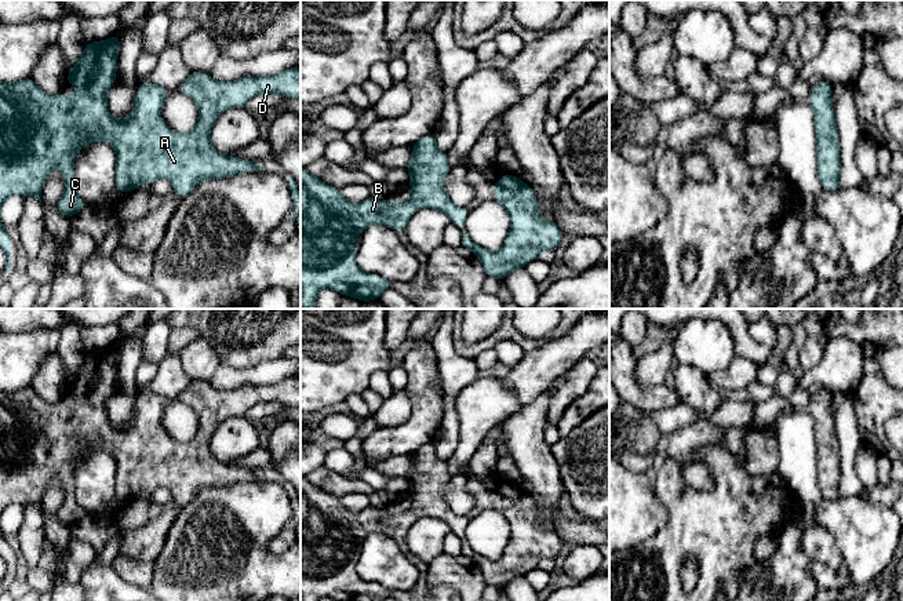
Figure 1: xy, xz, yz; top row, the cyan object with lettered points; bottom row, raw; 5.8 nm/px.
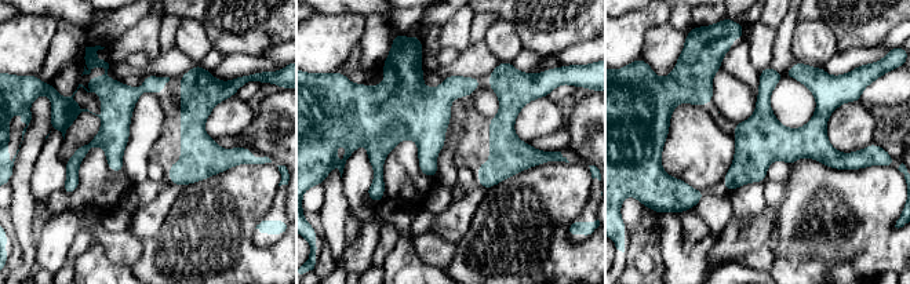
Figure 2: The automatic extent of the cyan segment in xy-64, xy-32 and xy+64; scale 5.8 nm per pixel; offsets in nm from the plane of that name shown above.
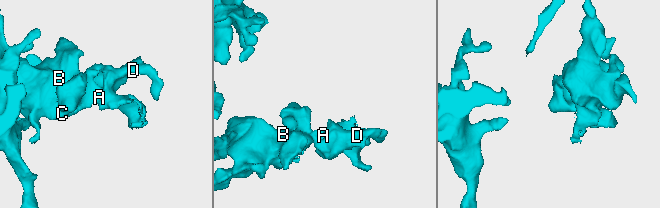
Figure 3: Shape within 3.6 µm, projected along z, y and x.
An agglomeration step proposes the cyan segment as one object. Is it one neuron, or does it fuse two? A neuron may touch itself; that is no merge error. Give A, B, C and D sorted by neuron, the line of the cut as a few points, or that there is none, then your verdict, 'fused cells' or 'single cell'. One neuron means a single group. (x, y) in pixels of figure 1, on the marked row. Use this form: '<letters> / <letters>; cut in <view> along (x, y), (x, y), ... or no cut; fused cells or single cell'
A B C D; no cut; single cell

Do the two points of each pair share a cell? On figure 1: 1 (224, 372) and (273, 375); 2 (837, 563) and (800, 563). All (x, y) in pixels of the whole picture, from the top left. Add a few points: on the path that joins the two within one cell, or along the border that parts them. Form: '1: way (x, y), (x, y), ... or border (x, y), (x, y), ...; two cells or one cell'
1: way (236, 375), (261, 375); one cell
2: border (800, 530), (800, 546), (811, 560); two cells

